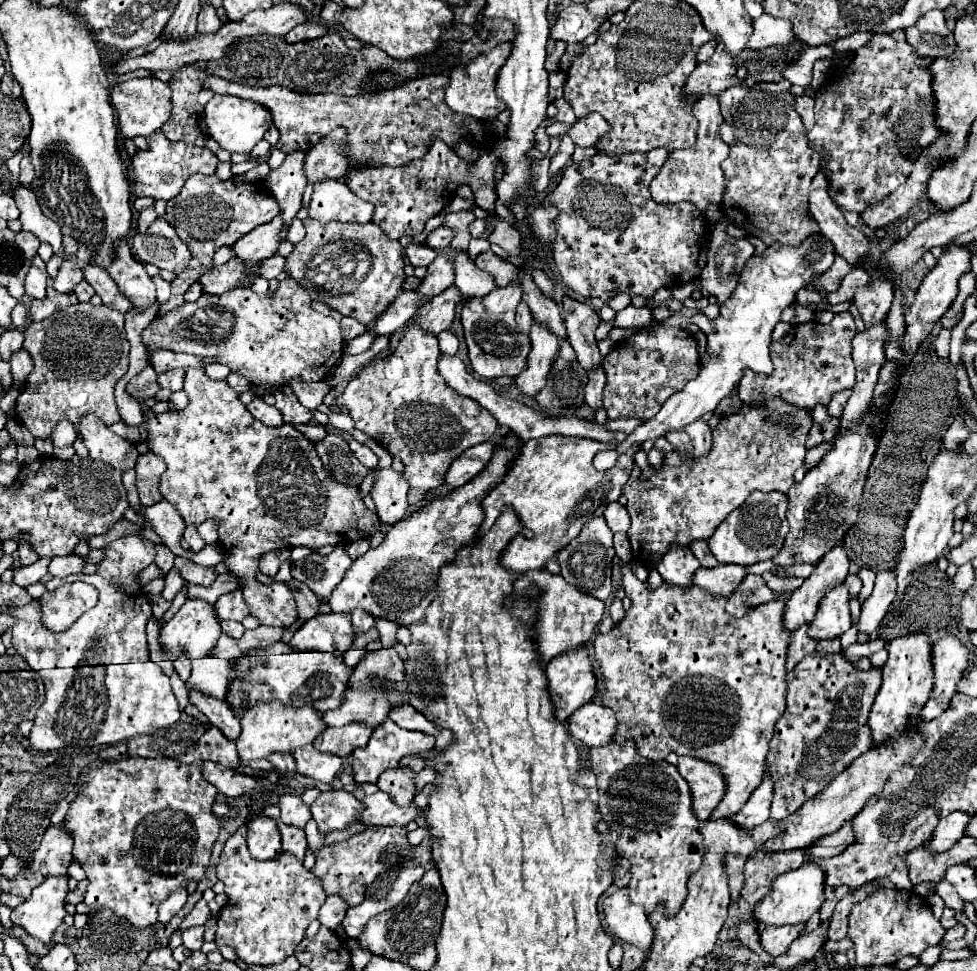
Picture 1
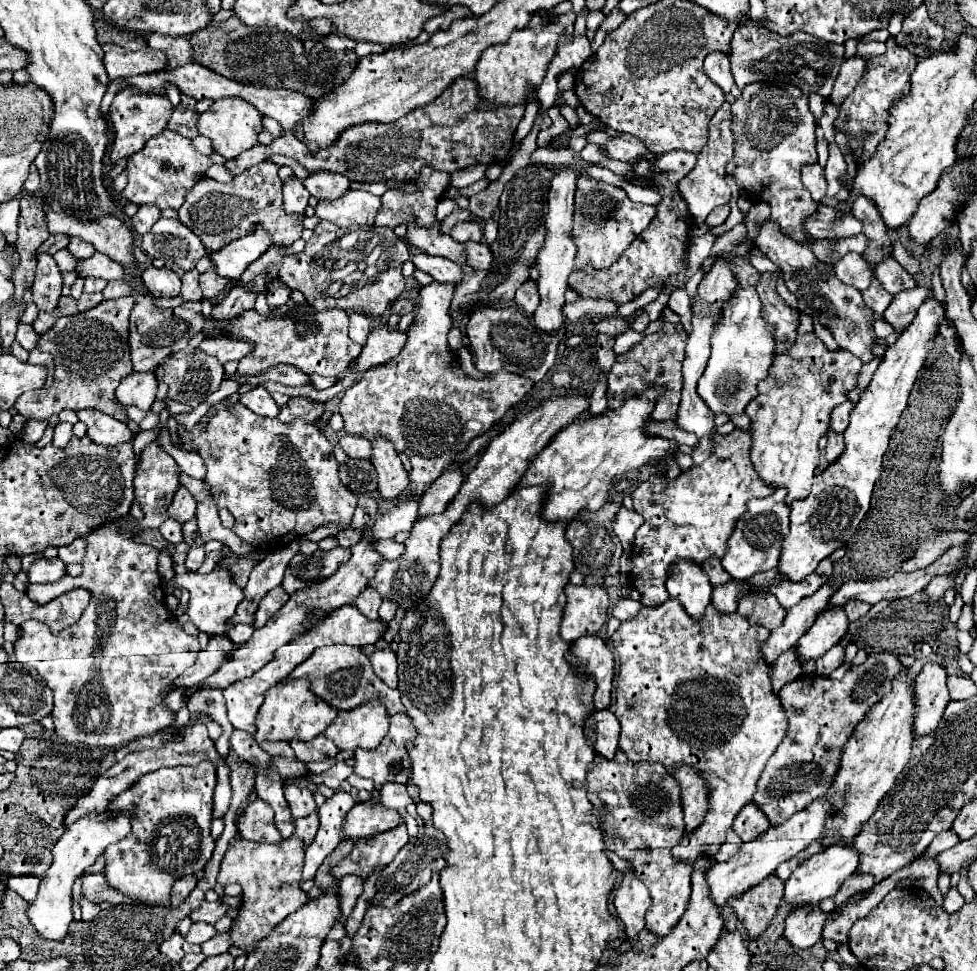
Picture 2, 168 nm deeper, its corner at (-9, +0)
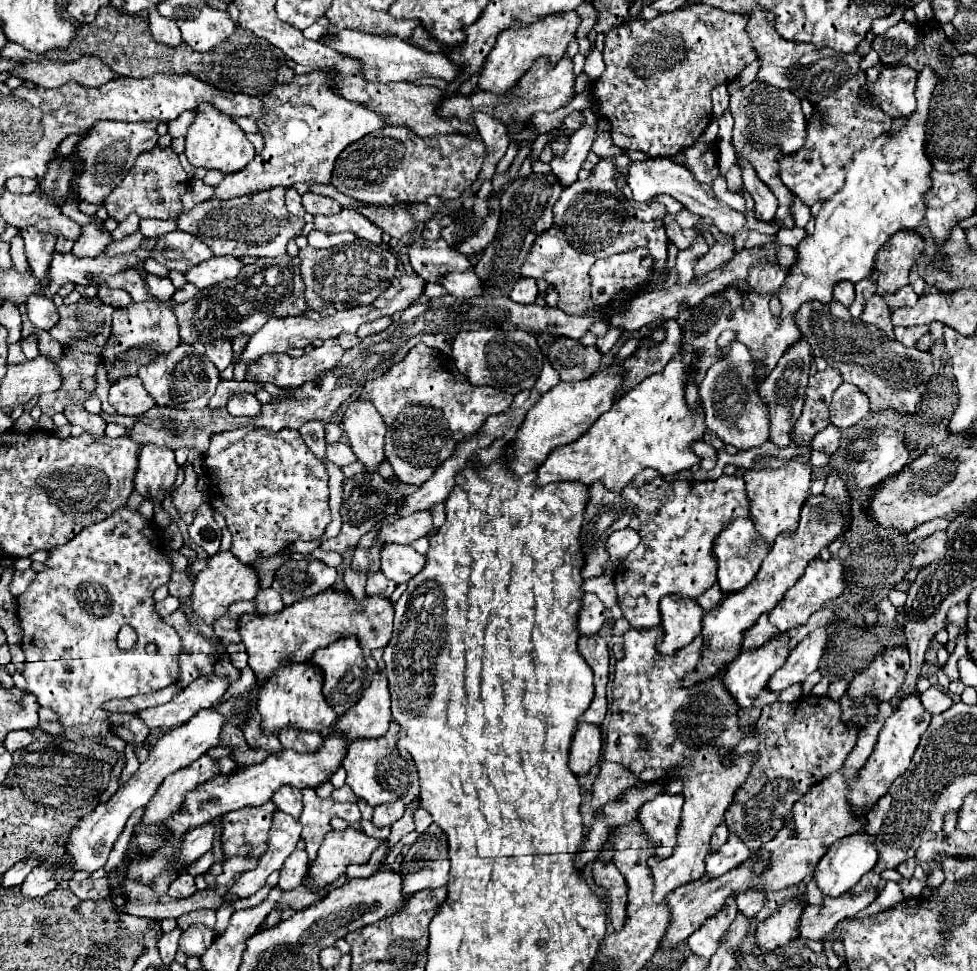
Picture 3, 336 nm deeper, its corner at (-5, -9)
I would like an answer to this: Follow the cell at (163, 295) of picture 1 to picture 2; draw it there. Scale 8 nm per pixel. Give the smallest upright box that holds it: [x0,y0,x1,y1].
[141,265,181,297]

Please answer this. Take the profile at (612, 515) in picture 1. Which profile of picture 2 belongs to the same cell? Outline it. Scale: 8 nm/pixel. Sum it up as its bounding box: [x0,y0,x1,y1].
[613,507,643,553]

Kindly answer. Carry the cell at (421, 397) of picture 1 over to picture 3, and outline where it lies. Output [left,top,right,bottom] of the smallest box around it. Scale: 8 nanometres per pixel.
[359,344,513,486]

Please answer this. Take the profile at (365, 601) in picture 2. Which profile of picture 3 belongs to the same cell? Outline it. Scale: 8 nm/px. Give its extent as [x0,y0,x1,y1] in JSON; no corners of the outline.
[343,568,367,602]

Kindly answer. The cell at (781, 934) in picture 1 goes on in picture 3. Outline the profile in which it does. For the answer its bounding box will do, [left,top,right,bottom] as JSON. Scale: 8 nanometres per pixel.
[799,890,877,940]

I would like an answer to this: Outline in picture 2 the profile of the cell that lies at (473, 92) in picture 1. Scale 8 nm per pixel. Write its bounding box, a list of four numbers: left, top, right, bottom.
[475,11,577,105]

